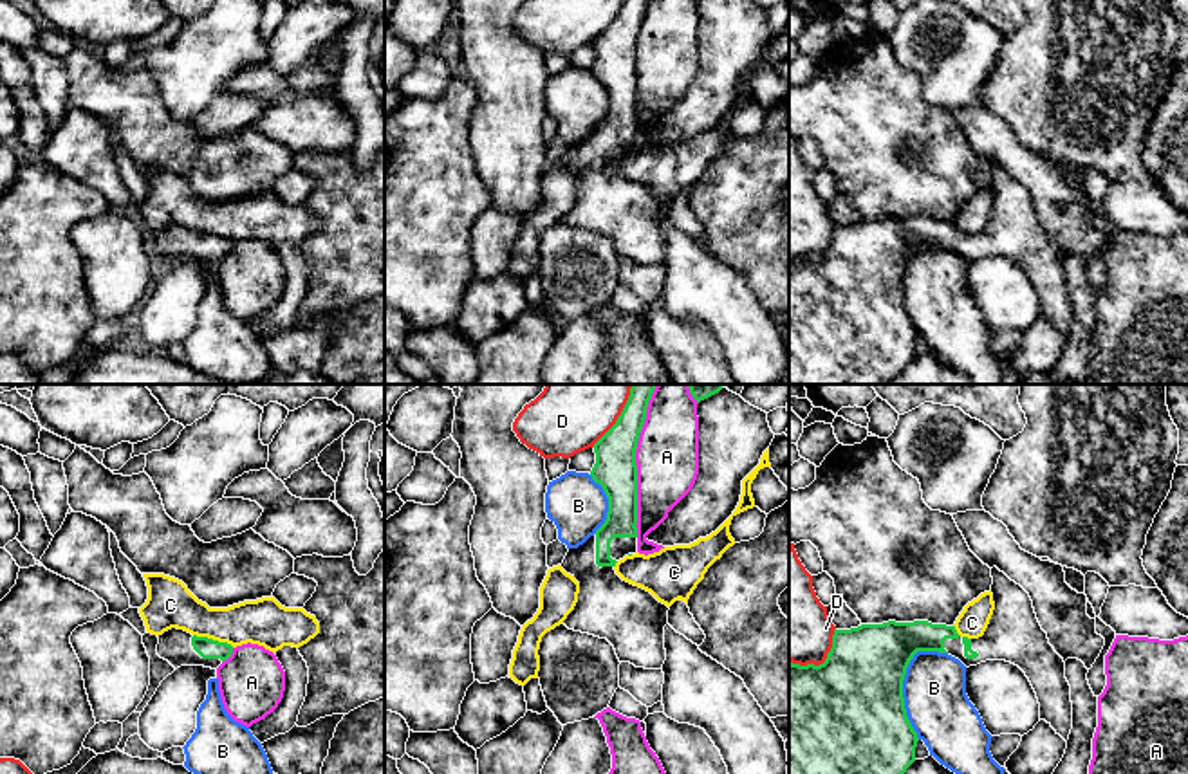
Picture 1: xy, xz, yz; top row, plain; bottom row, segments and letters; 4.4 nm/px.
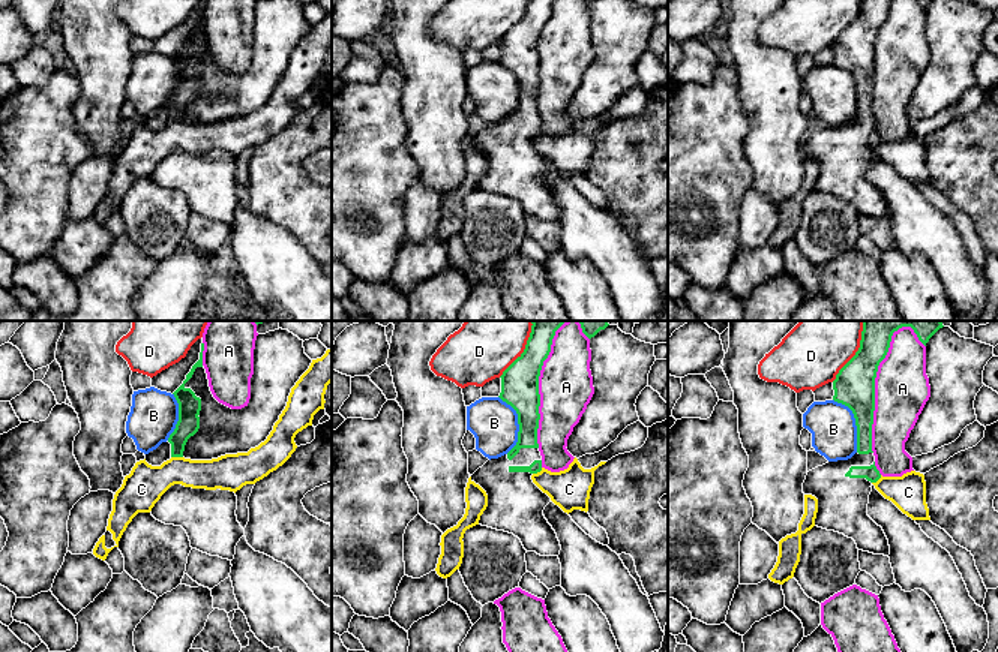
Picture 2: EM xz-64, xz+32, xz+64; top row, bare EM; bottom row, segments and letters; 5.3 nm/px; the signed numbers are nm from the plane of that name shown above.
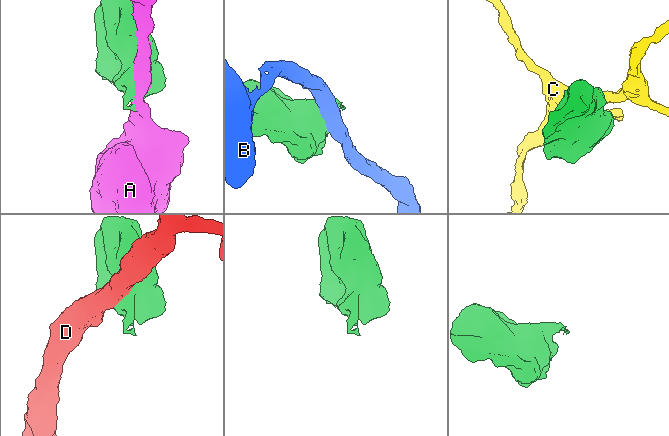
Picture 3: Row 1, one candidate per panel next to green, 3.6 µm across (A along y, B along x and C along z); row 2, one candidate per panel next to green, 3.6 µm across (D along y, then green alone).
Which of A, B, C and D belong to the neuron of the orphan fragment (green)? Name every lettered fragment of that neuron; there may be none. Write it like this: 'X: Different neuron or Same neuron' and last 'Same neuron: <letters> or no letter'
A: Different neuron
B: Different neuron
C: Different neuron
D: Different neuron
Same neuron: no letter

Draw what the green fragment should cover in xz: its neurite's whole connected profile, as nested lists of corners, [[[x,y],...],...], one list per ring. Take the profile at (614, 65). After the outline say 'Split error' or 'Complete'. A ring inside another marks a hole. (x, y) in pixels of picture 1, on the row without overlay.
[[[625,0],[616,20],[594,40],[596,60],[590,72],[608,94],[605,119],[578,144],[569,144],[562,164],[580,179],[578,198],[563,220],[569,226],[607,235],[619,254],[636,263],[663,265],[666,256],[664,222],[668,202],[650,188],[623,177],[614,162],[619,155],[637,148],[637,61],[636,45],[646,14],[648,0]]]. Split error

